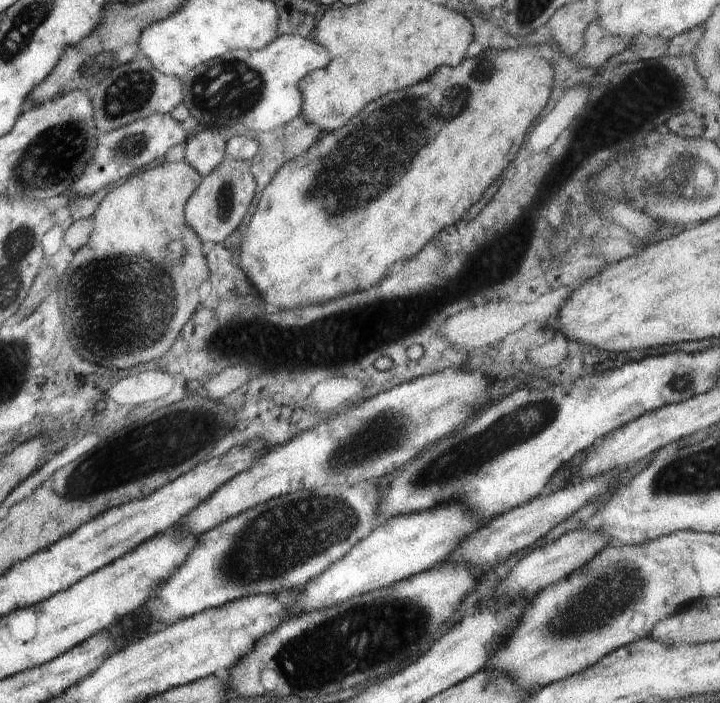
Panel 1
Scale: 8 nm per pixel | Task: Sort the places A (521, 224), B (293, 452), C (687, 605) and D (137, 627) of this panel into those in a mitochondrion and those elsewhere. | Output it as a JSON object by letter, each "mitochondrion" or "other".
{"A":"mitochondrion","B":"other","C":"other","D":"other"}

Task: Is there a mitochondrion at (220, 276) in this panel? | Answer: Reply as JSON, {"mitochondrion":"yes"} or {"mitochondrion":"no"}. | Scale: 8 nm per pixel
{"mitochondrion":"no"}

